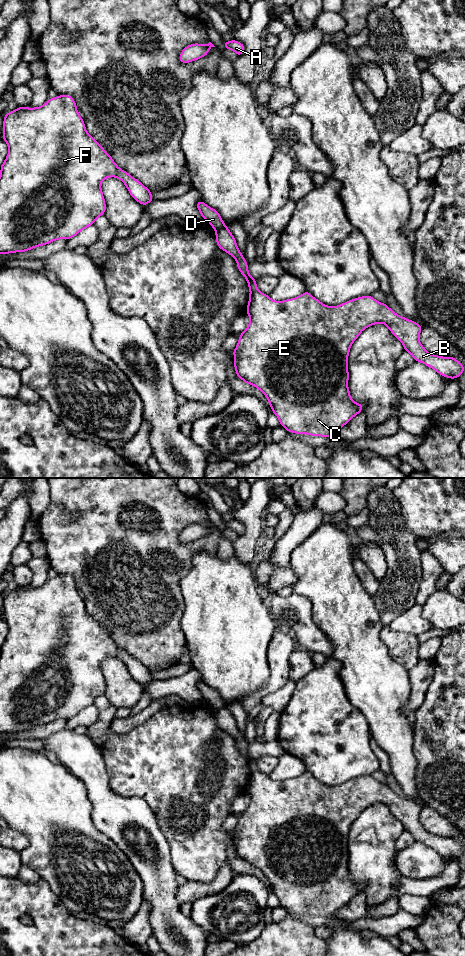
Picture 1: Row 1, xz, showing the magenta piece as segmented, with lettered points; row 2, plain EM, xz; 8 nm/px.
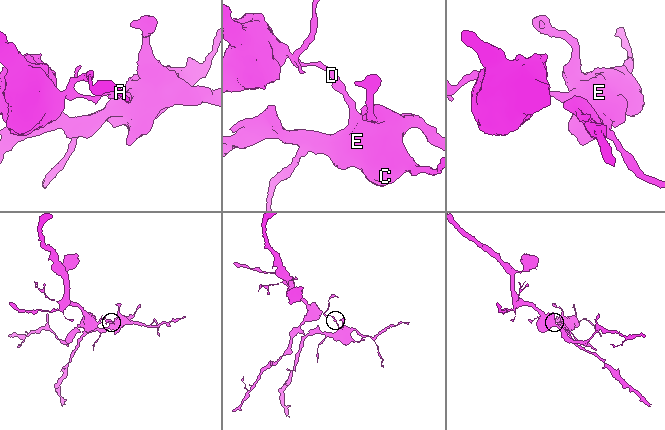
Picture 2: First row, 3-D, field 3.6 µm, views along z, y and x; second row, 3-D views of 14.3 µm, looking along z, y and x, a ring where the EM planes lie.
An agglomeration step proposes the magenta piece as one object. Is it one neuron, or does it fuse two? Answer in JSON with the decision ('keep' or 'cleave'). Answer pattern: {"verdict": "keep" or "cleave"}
{"verdict": "cleave"}

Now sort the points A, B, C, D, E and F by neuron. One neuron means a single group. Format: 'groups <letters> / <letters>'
groups A D F / B C E

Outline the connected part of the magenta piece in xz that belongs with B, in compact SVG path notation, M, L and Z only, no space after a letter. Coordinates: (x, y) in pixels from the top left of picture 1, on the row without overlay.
M227 707L216 710L215 717L218 727L236 739L237 747L250 769L246 789L250 803L240 814L232 832L236 839L236 855L266 876L271 890L288 912L335 916L362 891L364 885L354 882L350 876L348 835L353 822L371 805L385 804L415 841L424 843L443 857L456 859L465 851L465 847L454 837L428 833L419 820L422 806L397 795L387 784L378 782L372 776L351 779L339 786L326 786L308 771L293 779L272 780L258 770L256 759L249 754L248 744L230 710Z

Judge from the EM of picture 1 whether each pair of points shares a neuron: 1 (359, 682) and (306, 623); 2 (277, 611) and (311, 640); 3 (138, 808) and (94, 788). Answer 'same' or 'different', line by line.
1: different
2: same
3: same

